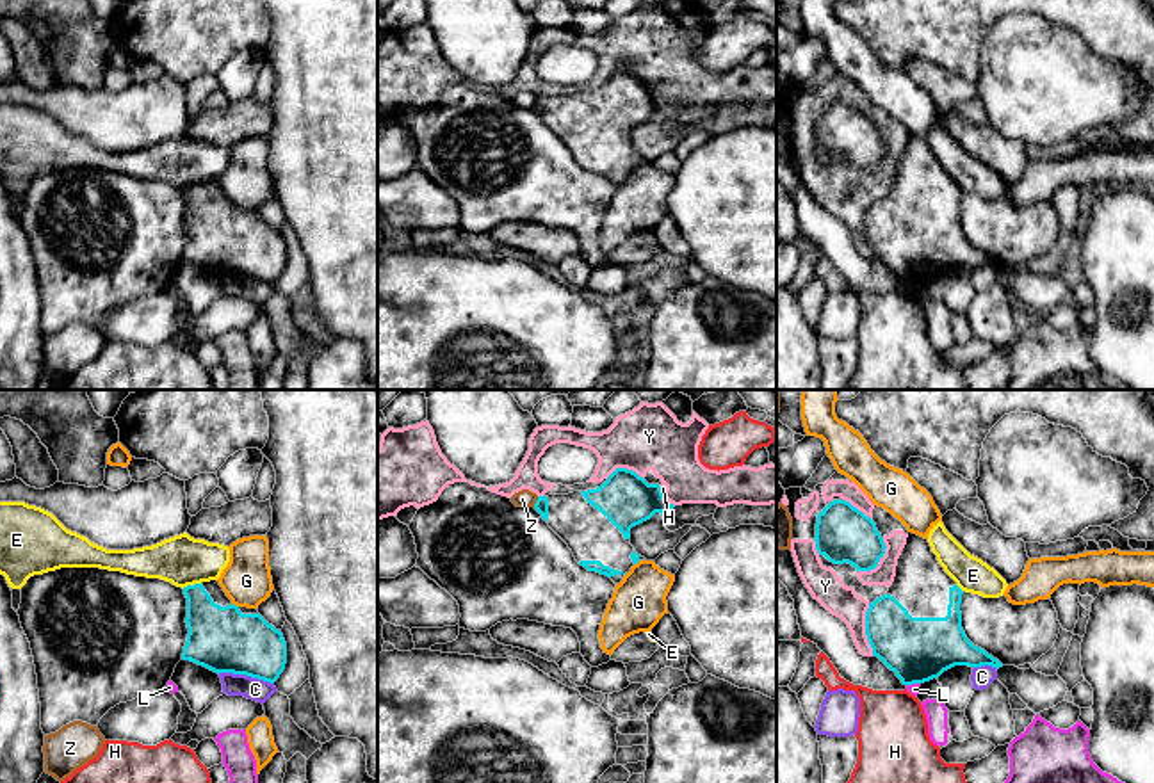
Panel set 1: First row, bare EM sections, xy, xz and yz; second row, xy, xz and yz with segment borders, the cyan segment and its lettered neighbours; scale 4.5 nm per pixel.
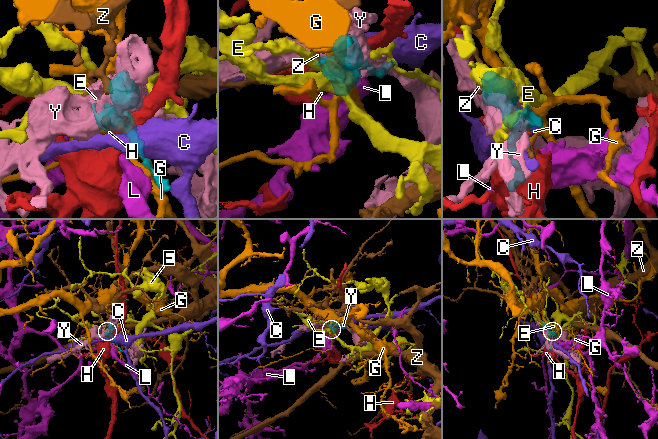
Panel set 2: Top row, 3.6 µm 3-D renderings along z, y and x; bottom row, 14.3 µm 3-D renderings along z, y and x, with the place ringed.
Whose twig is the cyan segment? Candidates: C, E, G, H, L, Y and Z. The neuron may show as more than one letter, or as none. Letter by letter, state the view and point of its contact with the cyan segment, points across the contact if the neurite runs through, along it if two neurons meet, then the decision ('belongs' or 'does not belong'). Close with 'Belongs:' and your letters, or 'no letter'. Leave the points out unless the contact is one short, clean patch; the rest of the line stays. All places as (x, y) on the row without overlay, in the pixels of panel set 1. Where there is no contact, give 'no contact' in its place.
C: meets cyan in xy at (246, 276); does not belong
E: meets cyan in xy at (191, 187); border along xy (200, 184), (182, 189); does not belong
G: meets cyan in xy at (235, 207); does not belong
H: meets cyan in xz at (659, 89); does not belong
L: meets cyan in yz at (912, 285); border along yz (919, 283), (907, 287); does not belong
Y: meets cyan in yz at (866, 230); does not belong
Z: meets cyan in xz at (536, 104); border along xz (538, 98), (533, 107); does not belong
Belongs: no letter

